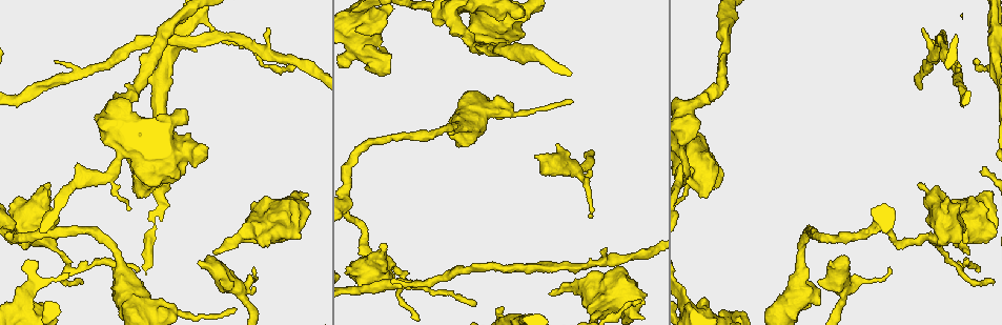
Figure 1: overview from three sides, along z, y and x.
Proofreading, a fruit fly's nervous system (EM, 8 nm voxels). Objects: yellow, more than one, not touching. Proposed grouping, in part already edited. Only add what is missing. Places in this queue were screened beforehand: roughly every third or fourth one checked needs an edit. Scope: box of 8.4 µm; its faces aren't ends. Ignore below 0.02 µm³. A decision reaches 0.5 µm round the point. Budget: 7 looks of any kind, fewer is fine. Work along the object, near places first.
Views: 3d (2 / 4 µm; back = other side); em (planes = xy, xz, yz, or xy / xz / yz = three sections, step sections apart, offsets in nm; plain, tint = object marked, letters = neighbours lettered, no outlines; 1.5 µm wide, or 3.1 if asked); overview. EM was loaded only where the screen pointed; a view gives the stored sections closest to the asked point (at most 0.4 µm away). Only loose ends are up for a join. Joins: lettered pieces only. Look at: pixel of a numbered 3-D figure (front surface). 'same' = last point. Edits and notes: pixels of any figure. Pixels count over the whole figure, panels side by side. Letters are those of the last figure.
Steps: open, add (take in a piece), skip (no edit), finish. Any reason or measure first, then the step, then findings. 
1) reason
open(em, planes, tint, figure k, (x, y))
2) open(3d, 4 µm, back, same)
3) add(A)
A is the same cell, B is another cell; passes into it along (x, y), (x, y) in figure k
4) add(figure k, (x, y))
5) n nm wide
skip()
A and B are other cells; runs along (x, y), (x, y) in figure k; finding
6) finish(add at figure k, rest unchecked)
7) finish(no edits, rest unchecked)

free end
open(em, yz, step 8, tint, figure 1, (917, 184))

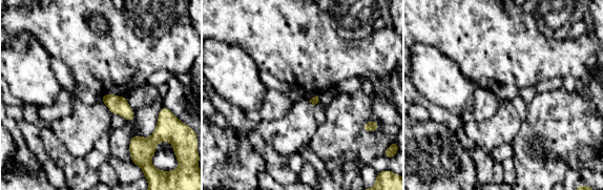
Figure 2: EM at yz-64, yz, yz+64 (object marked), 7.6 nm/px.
open(em, planes, letters, same)

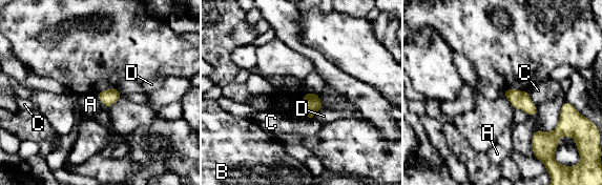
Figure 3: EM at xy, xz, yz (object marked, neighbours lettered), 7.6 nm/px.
skip()
A, B, C and D are other cells; border along (96, 95), (103, 103) in figure 3; no lettered piece goes on from it

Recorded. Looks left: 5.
free end
open(em, planes, letters, figure 1, (982, 170))

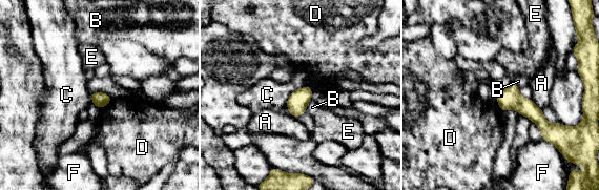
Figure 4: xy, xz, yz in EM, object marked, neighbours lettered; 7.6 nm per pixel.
110 nm wide; C touches over 150 nm
skip()
A, B, C, D, E and F are other cells; no lettered piece goes on from it

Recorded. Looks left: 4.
open(em, planes, letters, figure 1, (966, 253))

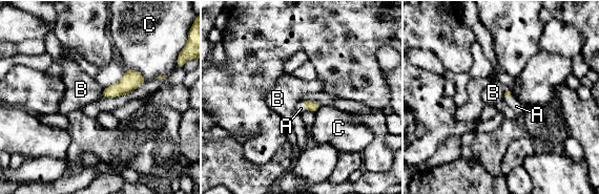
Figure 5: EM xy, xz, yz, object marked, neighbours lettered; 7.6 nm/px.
add(A)
A is the same cell, B and C are other cells; passes into it along (310, 106), (304, 105), (301, 108) in figure 5; it goes on there

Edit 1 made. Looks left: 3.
finish(add at figure 5, rest unchecked)

